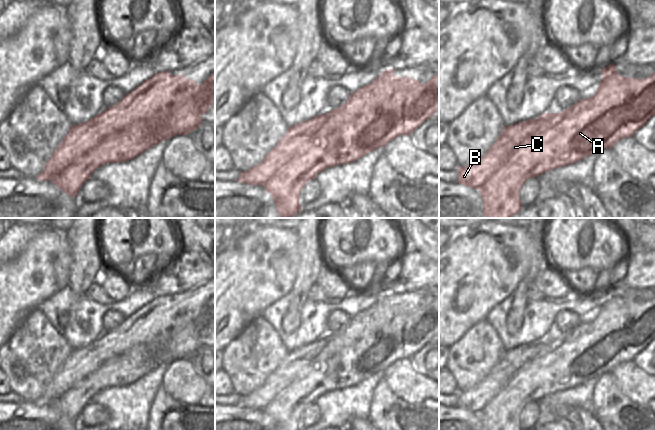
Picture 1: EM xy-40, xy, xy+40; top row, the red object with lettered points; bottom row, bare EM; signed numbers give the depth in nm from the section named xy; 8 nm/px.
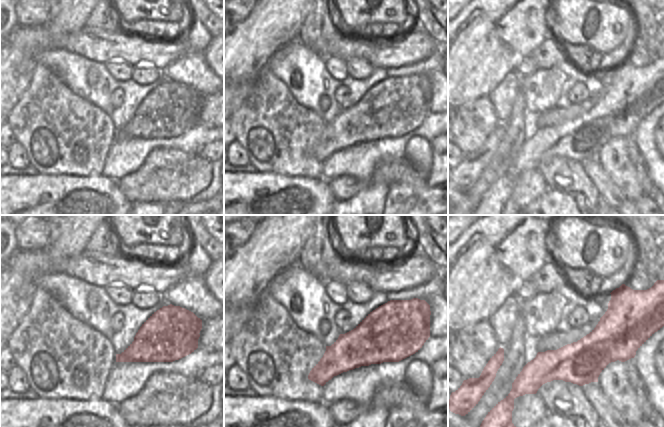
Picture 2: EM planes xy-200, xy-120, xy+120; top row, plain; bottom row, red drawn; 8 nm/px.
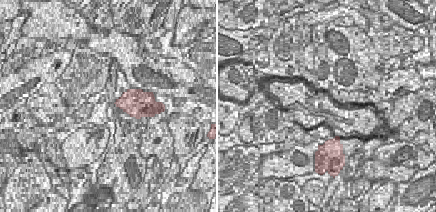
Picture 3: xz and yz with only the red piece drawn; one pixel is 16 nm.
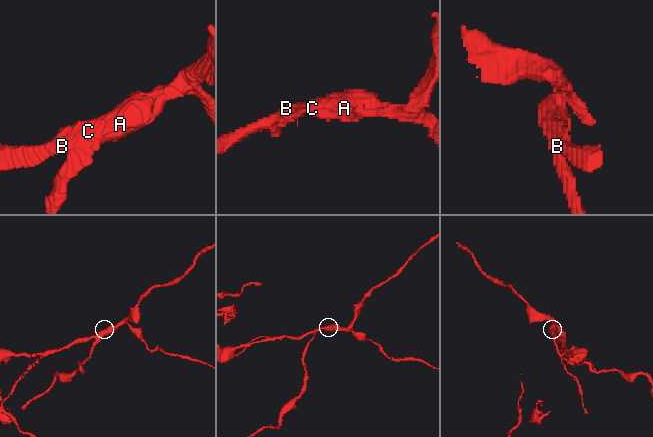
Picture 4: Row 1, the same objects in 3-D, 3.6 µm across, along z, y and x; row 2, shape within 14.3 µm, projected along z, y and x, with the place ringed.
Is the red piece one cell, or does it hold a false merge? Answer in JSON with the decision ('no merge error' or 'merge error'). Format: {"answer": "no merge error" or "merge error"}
{"answer": "merge error"}

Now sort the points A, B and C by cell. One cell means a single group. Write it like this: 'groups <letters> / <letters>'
groups A C / B

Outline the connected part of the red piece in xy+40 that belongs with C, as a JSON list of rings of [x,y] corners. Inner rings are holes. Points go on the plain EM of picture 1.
[[[613,287],[612,289],[609,289],[608,291],[605,291],[603,293],[600,294],[602,297],[602,302],[601,305],[604,305],[605,308],[602,310],[599,310],[597,312],[597,316],[594,319],[594,321],[592,322],[591,326],[587,328],[587,330],[582,333],[581,335],[579,335],[576,339],[566,339],[565,341],[563,341],[554,351],[542,356],[542,357],[538,357],[532,361],[530,361],[529,363],[527,363],[526,365],[520,367],[519,369],[517,369],[513,374],[509,374],[507,377],[505,377],[505,379],[503,380],[503,382],[500,385],[497,384],[493,384],[489,390],[493,392],[493,394],[487,399],[487,401],[485,402],[485,408],[482,411],[478,411],[477,413],[479,414],[480,418],[481,418],[481,422],[483,424],[483,430],[521,430],[521,424],[519,422],[519,416],[523,410],[523,408],[530,402],[532,401],[538,401],[552,393],[556,393],[558,391],[564,391],[566,389],[572,389],[594,377],[600,377],[601,375],[603,375],[604,373],[611,373],[620,363],[624,363],[626,361],[633,361],[633,358],[640,353],[641,351],[643,351],[654,339],[655,339],[655,296],[645,302],[645,303],[634,303],[632,301],[622,301],[618,296],[617,296],[617,292],[615,287]],[[616,323],[617,325],[619,325],[620,327],[623,328],[623,352],[616,355],[615,354],[615,338],[613,336],[613,324]],[[604,331],[606,331],[609,336],[607,338],[607,358],[600,362],[600,363],[594,363],[593,359],[589,357],[589,348],[592,347],[594,344],[597,343],[597,336],[600,335],[601,333],[603,333]]]

